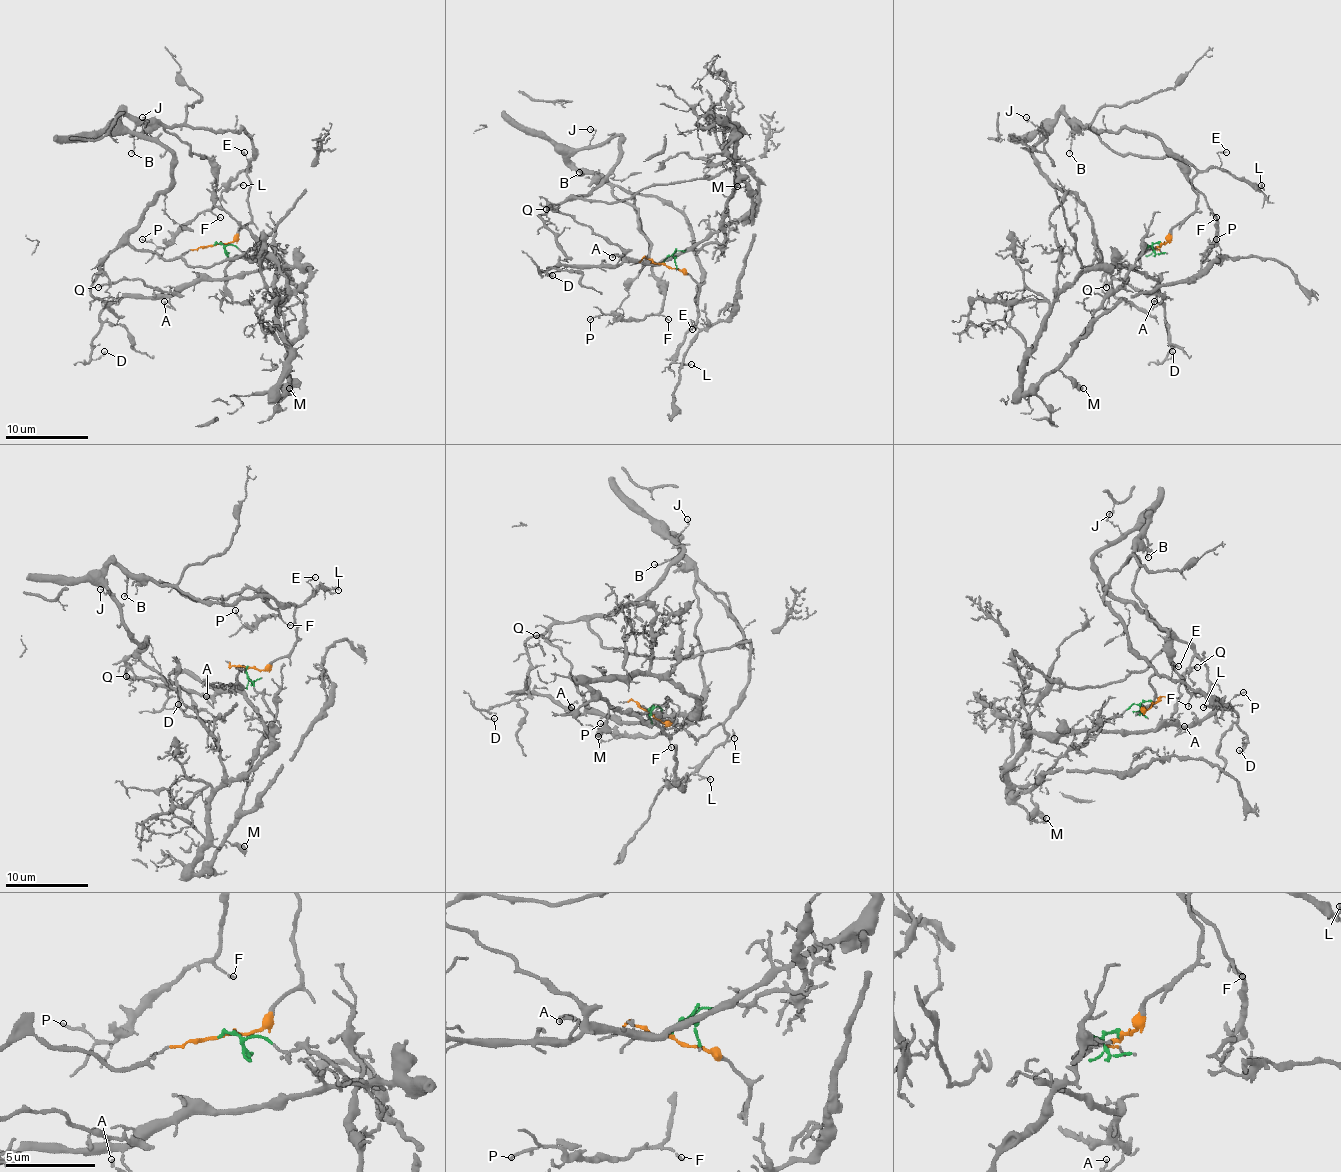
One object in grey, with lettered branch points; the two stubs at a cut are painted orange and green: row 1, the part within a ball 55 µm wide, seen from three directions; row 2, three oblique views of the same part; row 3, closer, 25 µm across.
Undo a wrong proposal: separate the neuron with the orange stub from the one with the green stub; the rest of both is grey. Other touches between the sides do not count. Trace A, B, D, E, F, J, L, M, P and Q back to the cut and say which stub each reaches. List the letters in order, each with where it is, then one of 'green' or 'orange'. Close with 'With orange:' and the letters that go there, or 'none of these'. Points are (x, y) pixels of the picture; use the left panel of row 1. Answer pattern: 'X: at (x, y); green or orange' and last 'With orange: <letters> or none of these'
A: at (164, 301); green
B: at (131, 153); orange
D: at (104, 351); green
E: at (244, 152); orange
F: at (220, 217); orange
J: at (142, 117); orange
L: at (243, 185); orange
M: at (289, 388); green
P: at (142, 239); orange
Q: at (98, 287); green
With orange: B, E, F, J, L, P

